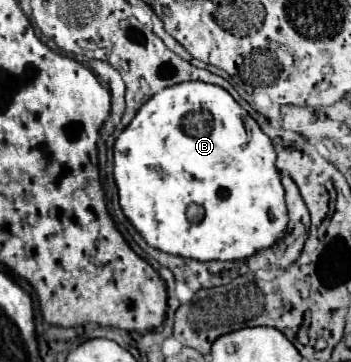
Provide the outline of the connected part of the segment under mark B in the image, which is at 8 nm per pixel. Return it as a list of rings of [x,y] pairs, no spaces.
[[[179,83],[153,95],[115,141],[113,175],[123,213],[159,251],[195,261],[237,261],[285,237],[289,217],[271,139],[223,87]]]

